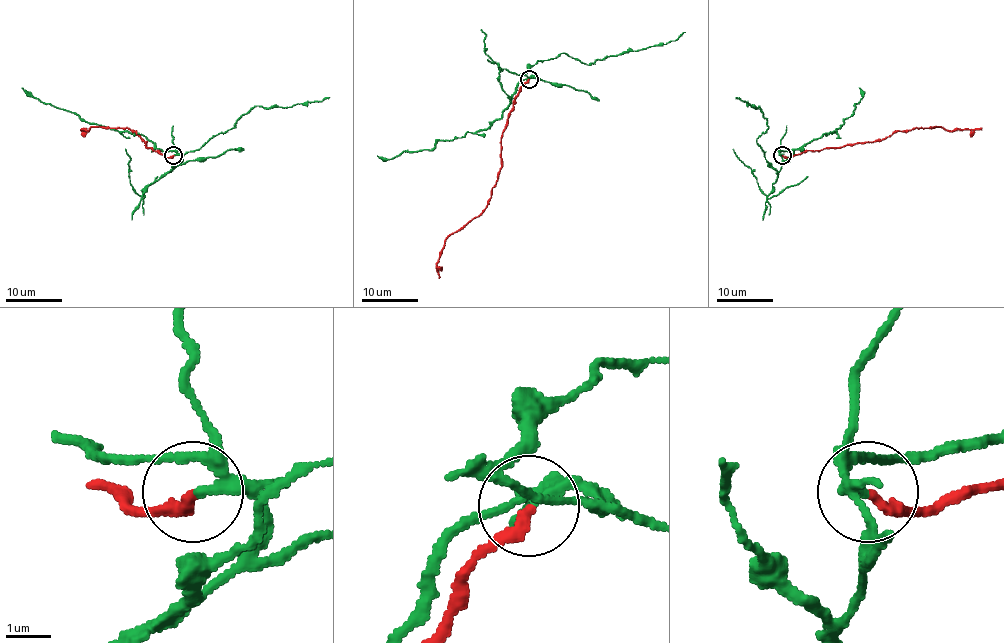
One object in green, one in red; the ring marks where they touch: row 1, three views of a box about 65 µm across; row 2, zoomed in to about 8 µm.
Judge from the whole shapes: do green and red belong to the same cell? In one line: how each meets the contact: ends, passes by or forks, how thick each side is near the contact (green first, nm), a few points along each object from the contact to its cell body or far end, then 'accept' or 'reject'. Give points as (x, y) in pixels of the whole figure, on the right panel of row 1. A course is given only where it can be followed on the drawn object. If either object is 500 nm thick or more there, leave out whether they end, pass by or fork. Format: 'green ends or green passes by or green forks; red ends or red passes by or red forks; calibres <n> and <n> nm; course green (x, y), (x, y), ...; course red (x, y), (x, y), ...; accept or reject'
green passes by; red ends; calibres 160 and 260 nm; course green (782, 155), (777, 171), (757, 143), (768, 128), (767, 119), (758, 105), (756, 108), (736, 97); course red (782, 155), (789, 157), (808, 150), (872, 142), (898, 131), (934, 126), (949, 131), (981, 128); reject

